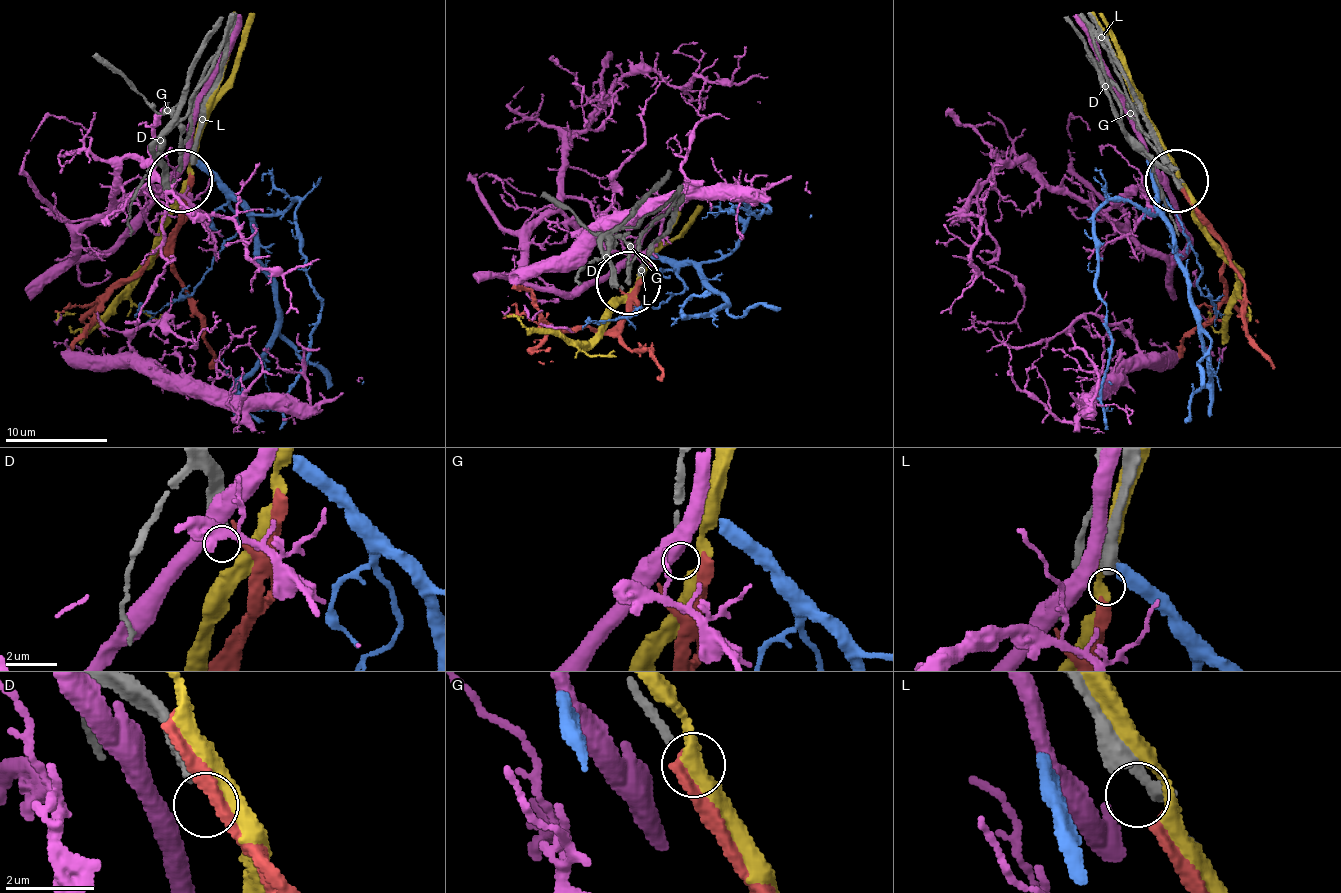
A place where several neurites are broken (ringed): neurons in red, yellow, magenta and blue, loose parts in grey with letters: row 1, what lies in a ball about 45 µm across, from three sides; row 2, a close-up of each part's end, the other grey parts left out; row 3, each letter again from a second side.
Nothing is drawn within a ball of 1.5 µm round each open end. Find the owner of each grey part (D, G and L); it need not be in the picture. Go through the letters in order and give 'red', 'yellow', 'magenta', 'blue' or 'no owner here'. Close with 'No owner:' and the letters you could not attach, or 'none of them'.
D: no owner here
G: no owner here
L: red
No owner: D, G

